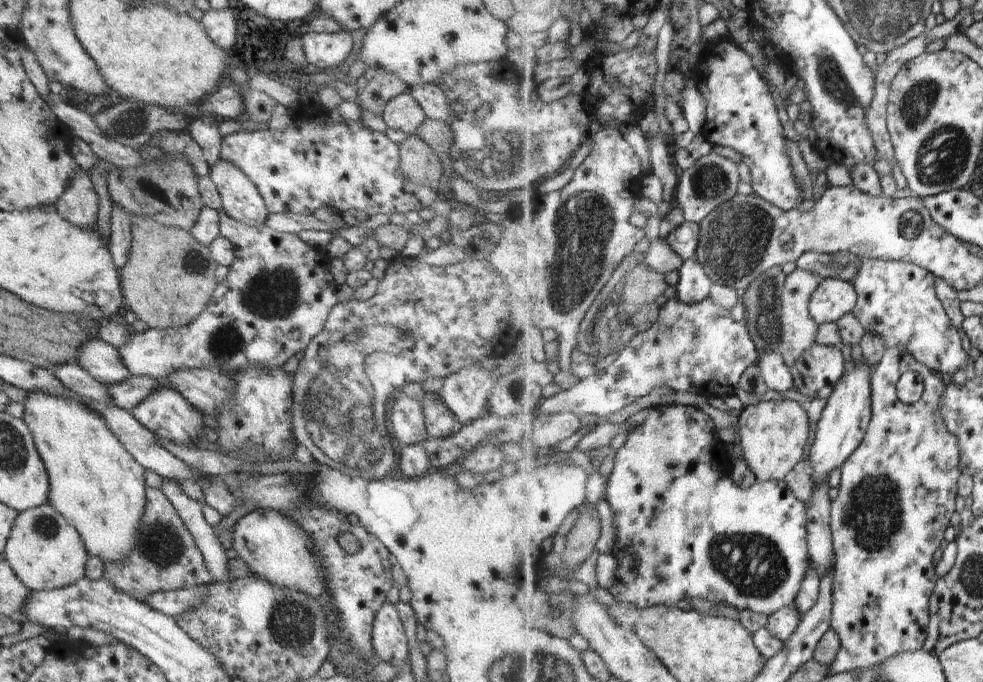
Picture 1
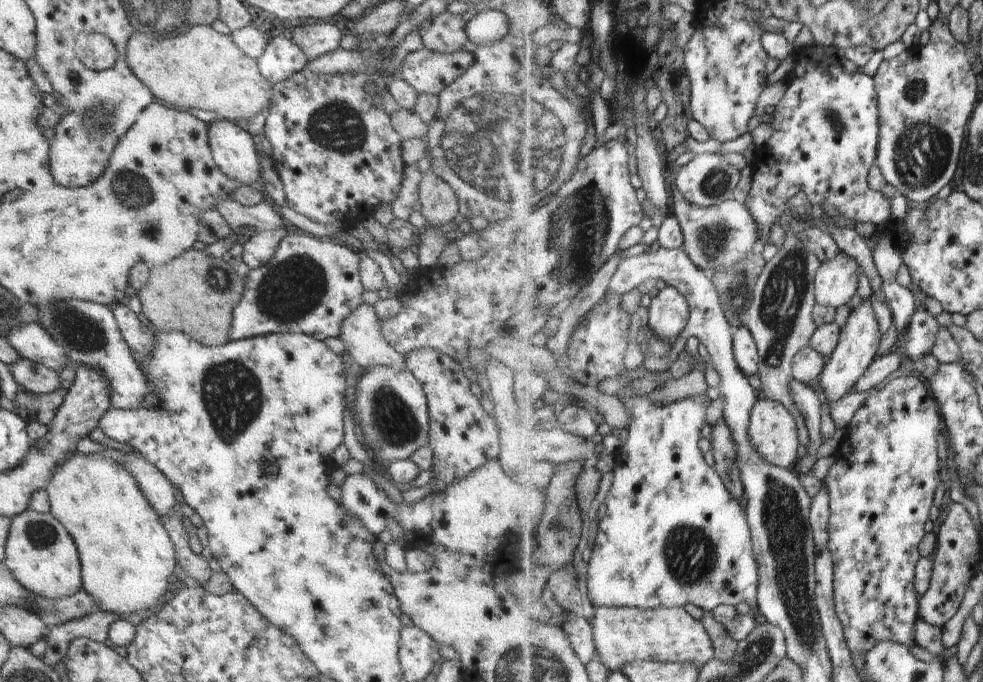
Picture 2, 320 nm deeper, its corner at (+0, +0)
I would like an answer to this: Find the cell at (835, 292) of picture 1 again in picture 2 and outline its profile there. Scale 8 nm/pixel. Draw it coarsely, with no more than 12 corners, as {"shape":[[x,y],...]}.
{"shape":[[847,254],[816,278],[817,304],[849,306],[863,266]]}

